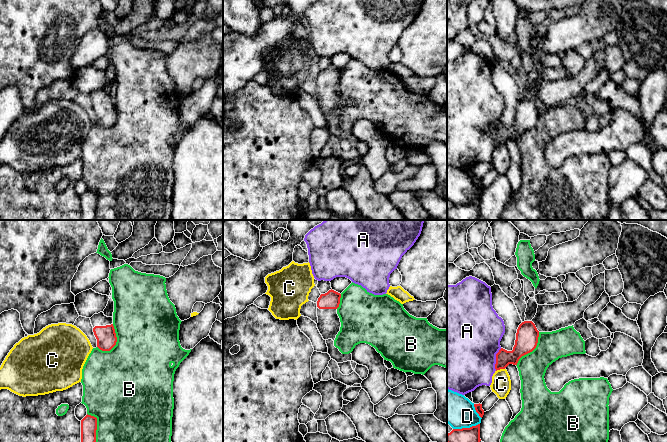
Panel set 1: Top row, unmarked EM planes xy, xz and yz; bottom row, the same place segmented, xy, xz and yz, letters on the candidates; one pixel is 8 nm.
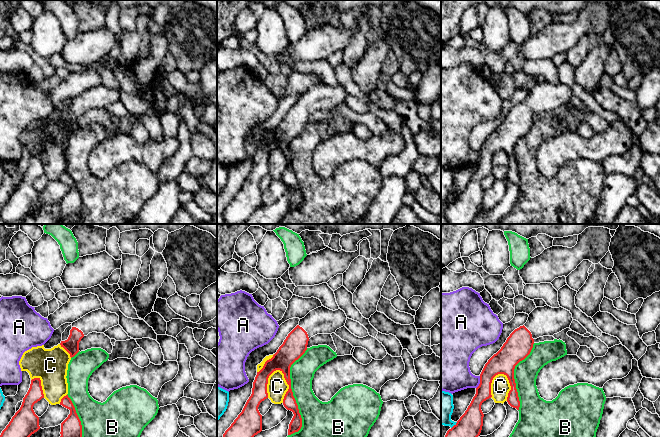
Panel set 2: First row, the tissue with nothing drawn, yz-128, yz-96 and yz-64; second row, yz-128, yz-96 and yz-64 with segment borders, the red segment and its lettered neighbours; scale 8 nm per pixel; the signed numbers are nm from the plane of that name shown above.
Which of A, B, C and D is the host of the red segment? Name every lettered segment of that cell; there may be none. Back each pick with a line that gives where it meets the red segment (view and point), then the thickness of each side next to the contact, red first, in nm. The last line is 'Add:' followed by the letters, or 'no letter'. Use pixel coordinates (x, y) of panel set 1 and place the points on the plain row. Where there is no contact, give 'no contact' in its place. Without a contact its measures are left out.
Add: no letter

